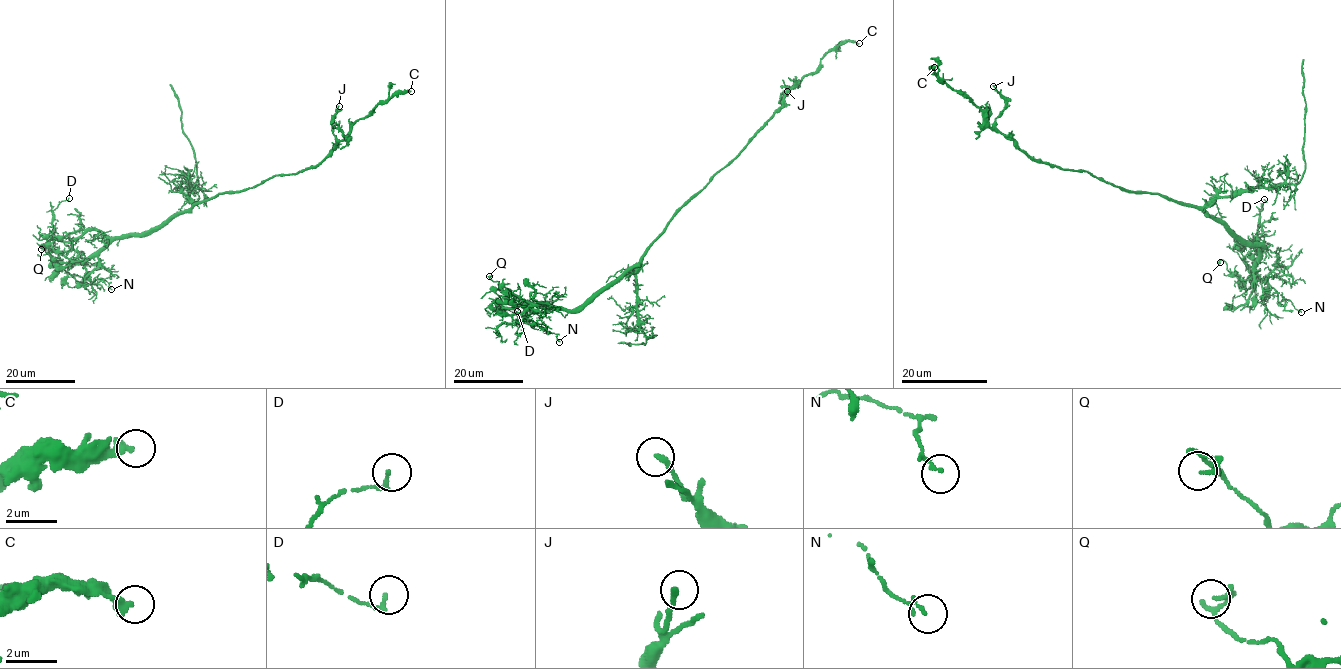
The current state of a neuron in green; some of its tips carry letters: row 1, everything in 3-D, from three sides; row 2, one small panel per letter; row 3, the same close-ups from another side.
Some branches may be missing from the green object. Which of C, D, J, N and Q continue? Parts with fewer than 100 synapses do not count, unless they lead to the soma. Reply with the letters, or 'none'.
none

